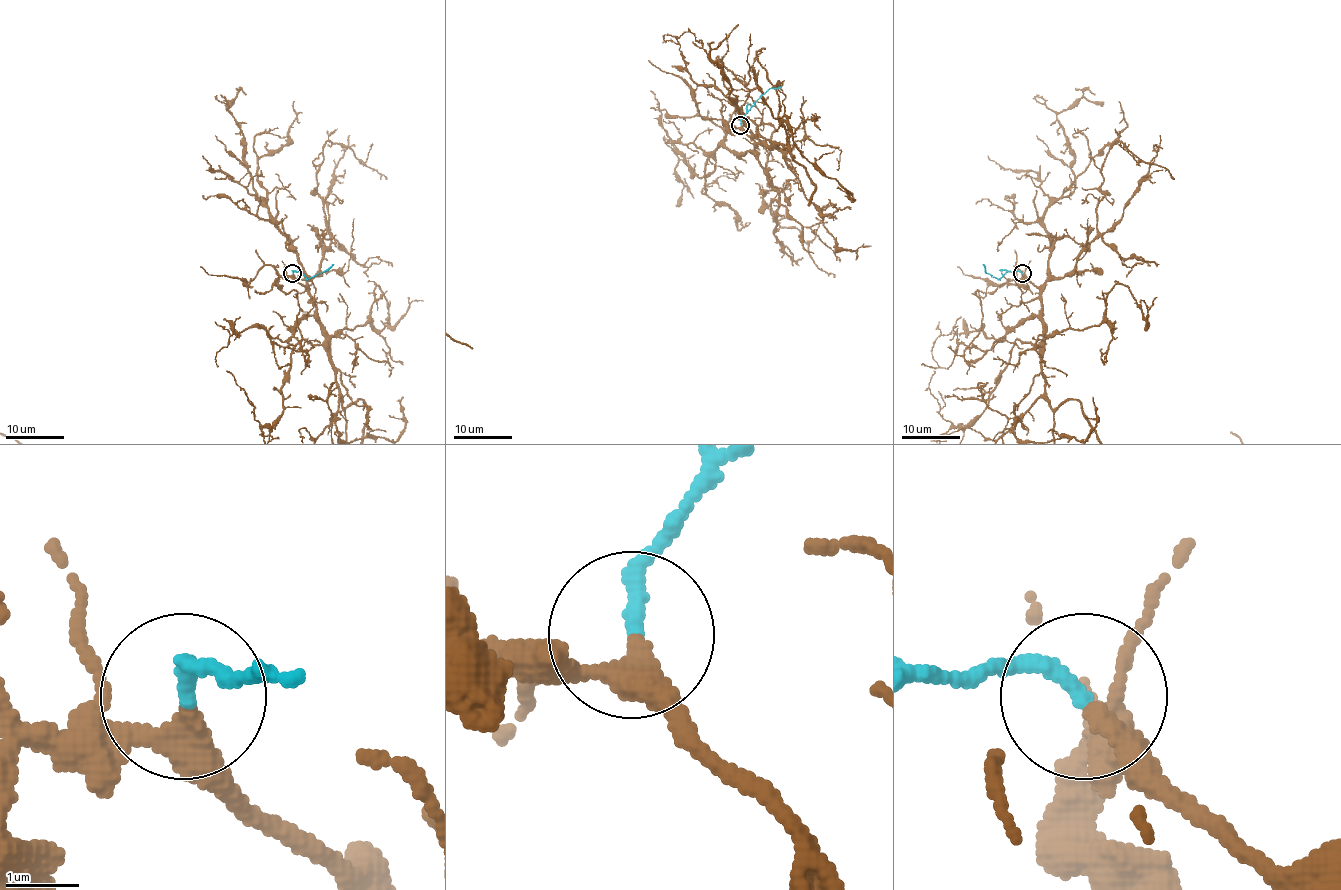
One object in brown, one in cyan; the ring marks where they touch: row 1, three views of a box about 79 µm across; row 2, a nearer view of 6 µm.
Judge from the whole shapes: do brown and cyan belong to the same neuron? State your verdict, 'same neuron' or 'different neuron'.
same neuron

